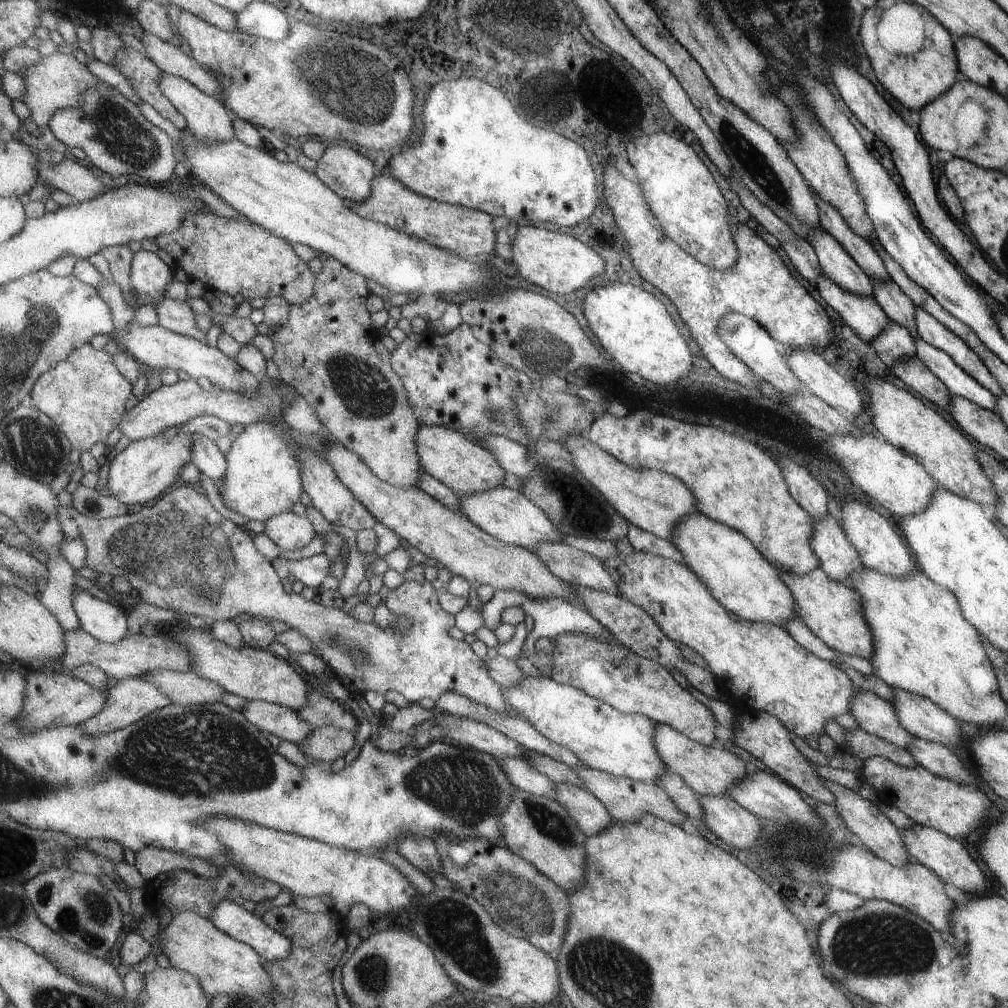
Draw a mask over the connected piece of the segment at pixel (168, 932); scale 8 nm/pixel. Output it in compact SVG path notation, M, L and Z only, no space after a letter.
M181 911L157 934L159 951L178 969L186 970L202 982L202 989L213 1000L217 995L237 995L255 999L263 1006L278 986L266 969L266 960L250 944L241 942L217 928L199 913Z

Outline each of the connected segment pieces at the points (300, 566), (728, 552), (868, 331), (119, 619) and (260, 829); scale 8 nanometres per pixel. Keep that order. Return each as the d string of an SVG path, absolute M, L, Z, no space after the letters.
M317 553L298 561L277 557L272 563L278 570L280 577L289 578L293 576L296 580L301 581L304 586L313 587L315 591L319 592L321 582L330 575L332 560L329 560L327 554Z
M703 513L687 515L678 527L674 528L674 535L670 536L670 542L677 548L683 557L684 565L698 576L698 579L717 598L718 603L726 608L727 612L733 612L740 619L754 623L771 623L784 628L787 619L797 616L797 604L781 580L777 568L773 568L768 560L754 547L752 542L740 532L711 520Z
M823 274L819 275L814 284L824 302L864 343L870 343L890 323L873 297L860 297L845 292Z
M77 586L74 588L74 607L81 619L82 628L100 641L106 643L119 642L127 636L127 633L132 631L130 616L125 616L120 603L101 600L93 596L89 589L82 589Z
M227 816L203 820L201 828L211 830L226 845L229 860L242 864L247 871L264 880L278 883L283 890L289 890L294 895L311 898L330 894L335 900L334 908L344 917L350 913L353 903L366 904L375 910L378 918L407 907L411 900L417 898L415 886L400 869L374 853L353 852L297 834L271 830L257 823L247 821L245 824L243 819Z

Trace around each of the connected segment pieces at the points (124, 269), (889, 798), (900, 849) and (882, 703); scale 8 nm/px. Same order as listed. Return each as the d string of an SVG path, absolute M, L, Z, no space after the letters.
M127 245L107 247L102 250L102 253L109 261L113 280L121 285L127 302L131 302L129 292L133 290L131 273L135 254L127 248Z
M877 755L862 760L859 781L872 786L883 802L898 808L913 823L934 828L954 839L969 834L969 830L973 830L977 822L981 824L983 814L989 808L987 796L971 783L956 783L951 779L935 776L921 765L902 767Z
M821 778L823 786L831 791L834 796L834 806L838 815L846 824L848 830L855 834L861 840L863 846L868 851L874 853L880 859L887 861L889 864L898 866L910 863L912 858L907 854L905 844L901 838L901 832L895 825L883 816L883 813L870 801L863 799L854 790L845 788L840 784Z
M857 690L854 698L851 698L850 713L861 730L878 736L899 748L906 749L908 742L912 739L912 734L907 732L903 724L899 722L891 702L875 696L874 692Z

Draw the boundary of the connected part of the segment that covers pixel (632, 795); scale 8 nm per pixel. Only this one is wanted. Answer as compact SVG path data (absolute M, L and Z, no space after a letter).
M589 767L576 768L574 773L580 780L580 786L586 792L590 792L597 800L600 800L615 821L635 822L642 819L643 815L652 814L661 820L670 821L671 824L679 824L687 818L675 806L665 790L654 782L641 782L627 777L616 777Z

